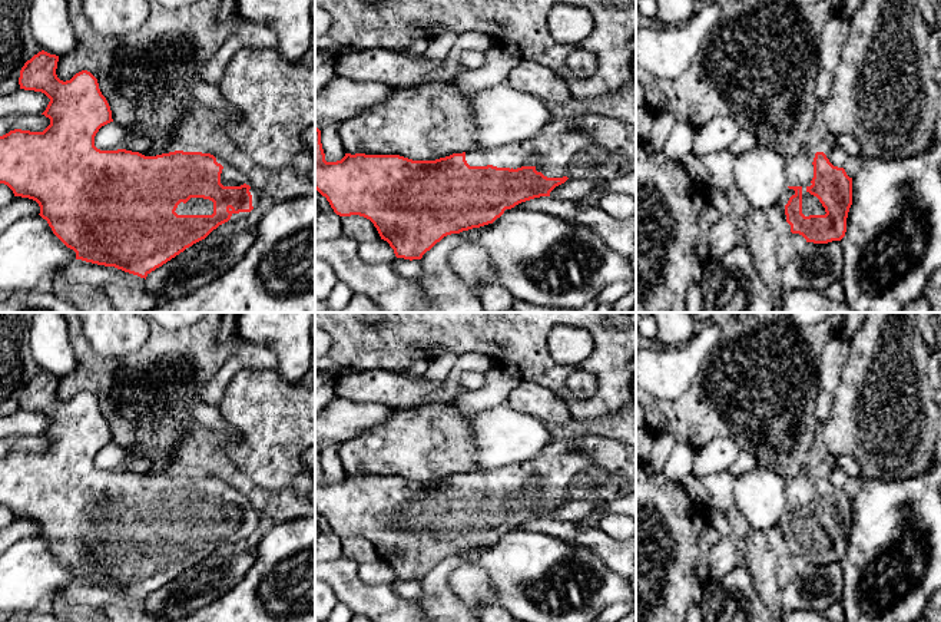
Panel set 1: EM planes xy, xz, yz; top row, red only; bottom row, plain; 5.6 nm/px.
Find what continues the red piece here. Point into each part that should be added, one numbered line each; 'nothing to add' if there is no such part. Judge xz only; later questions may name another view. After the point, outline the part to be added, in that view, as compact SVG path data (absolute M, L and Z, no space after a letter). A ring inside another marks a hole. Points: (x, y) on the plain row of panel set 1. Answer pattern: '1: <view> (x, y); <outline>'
1: xz (552, 475); M576 450L561 454L541 453L529 461L506 464L491 474L486 474L484 470L465 473L465 482L470 487L534 487L547 499L563 499L569 496L573 477L589 467L593 467L592 459Z

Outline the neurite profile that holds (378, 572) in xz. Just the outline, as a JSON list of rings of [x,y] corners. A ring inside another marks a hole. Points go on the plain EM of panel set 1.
[[[384,560],[358,563],[358,578],[367,585],[392,583],[394,570]]]

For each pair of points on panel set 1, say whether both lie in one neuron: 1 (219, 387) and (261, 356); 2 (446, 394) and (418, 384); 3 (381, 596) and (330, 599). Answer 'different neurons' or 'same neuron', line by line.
1: same neuron
2: different neurons
3: different neurons

